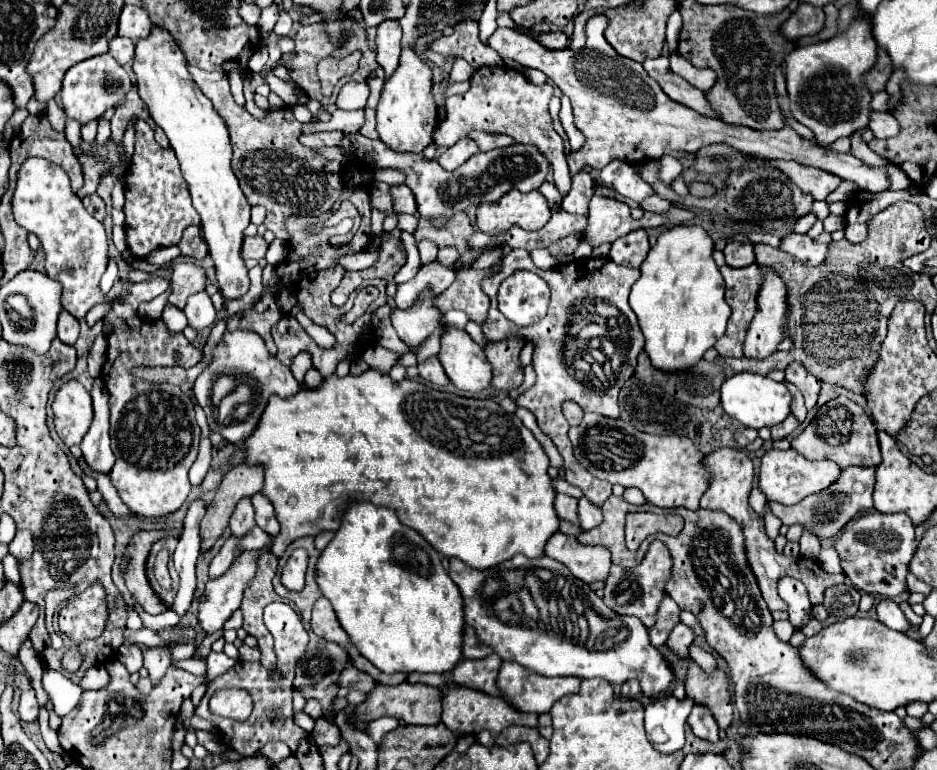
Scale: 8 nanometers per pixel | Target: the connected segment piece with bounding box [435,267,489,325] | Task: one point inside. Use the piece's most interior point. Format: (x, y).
(465, 293)

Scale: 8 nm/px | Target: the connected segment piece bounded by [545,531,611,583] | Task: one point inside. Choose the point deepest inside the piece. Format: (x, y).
(590, 564)

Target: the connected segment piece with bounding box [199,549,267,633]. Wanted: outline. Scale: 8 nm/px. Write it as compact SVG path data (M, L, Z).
M267 549L243 551L243 555L237 557L229 567L229 573L207 581L203 599L199 603L199 625L205 633L219 631L231 613L239 609L245 585L249 585L253 579L261 553L267 553Z

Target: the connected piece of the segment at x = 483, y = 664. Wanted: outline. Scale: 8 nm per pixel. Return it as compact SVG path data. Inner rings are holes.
M491 653L485 659L479 661L471 661L471 659L463 659L455 665L453 671L445 673L447 681L463 681L467 687L475 687L477 683L481 685L481 691L485 691L487 695L501 695L497 689L497 671L499 671L501 659Z

